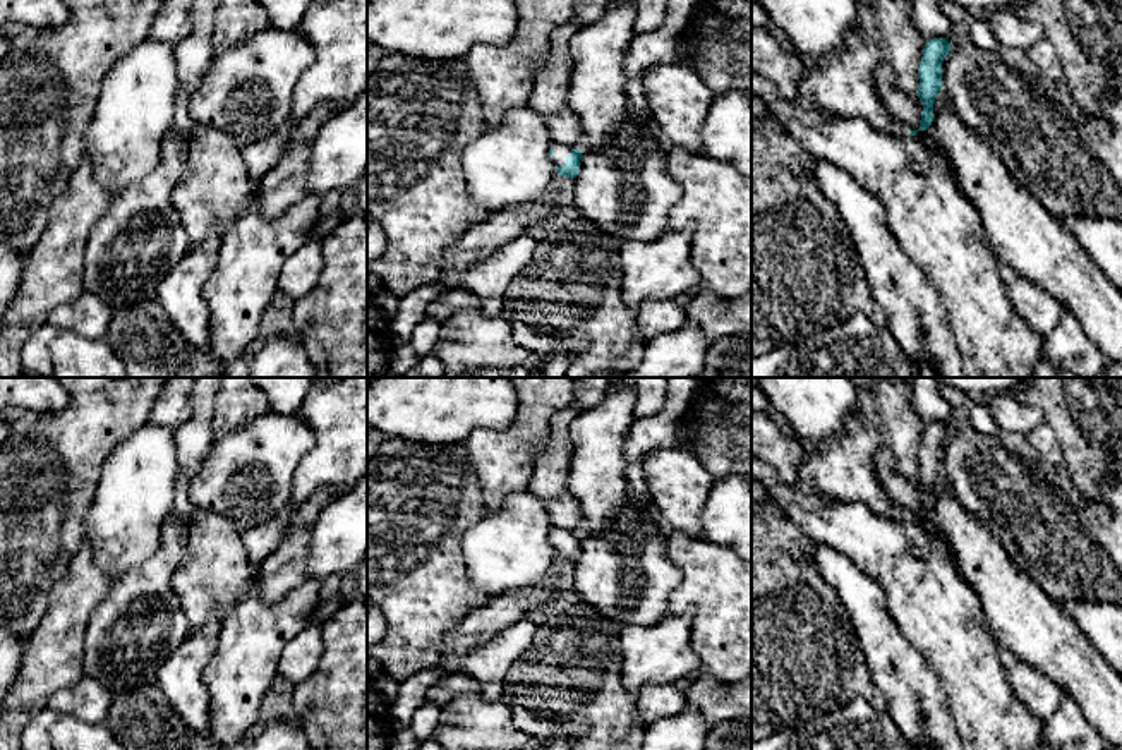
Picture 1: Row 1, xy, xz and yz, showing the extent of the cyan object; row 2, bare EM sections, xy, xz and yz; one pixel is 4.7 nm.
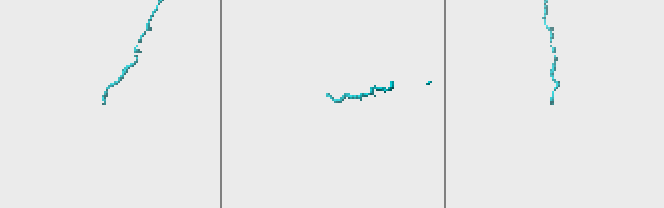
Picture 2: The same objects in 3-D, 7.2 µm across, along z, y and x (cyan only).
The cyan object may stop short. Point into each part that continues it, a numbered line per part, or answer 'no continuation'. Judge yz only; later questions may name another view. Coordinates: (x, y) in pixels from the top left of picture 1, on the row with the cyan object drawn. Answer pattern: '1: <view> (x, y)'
no continuation

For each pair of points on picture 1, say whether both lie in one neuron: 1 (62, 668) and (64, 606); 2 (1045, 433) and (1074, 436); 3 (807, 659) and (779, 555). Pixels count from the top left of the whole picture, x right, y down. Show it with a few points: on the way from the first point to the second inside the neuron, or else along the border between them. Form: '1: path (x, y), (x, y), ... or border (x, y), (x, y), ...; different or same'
1: path (62, 653), (64, 622); same
2: border (1043, 421), (1050, 426), (1061, 445), (1064, 464); different
3: path (781, 634), (779, 580); same

